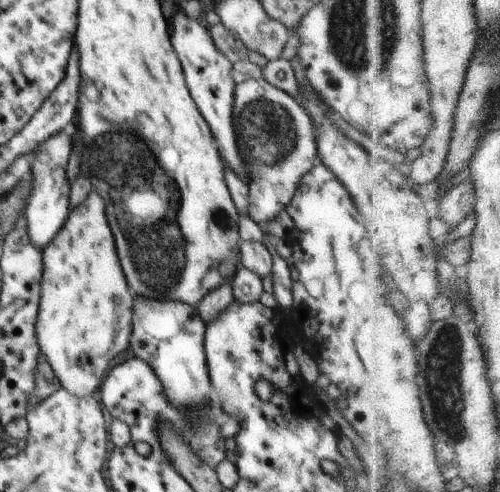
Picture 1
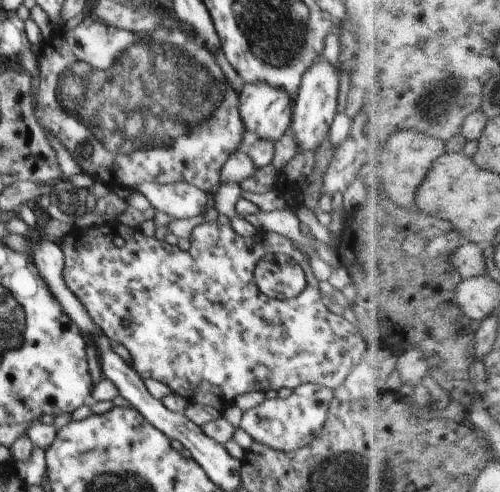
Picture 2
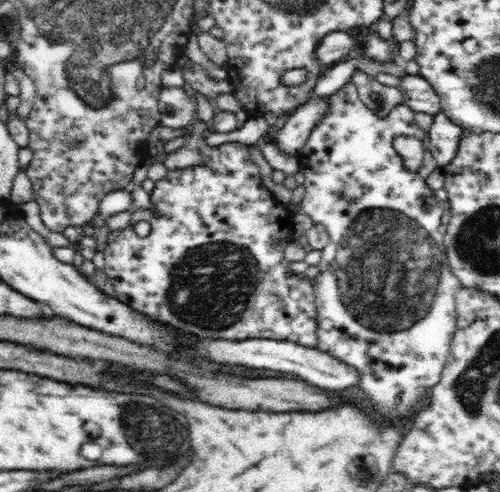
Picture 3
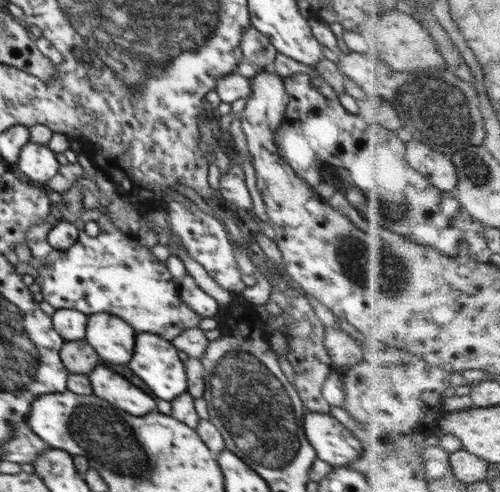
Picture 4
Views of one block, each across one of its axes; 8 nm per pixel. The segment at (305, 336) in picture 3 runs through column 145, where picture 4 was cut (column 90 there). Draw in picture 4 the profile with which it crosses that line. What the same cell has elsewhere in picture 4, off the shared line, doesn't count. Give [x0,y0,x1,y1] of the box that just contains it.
[25,182,204,342]

